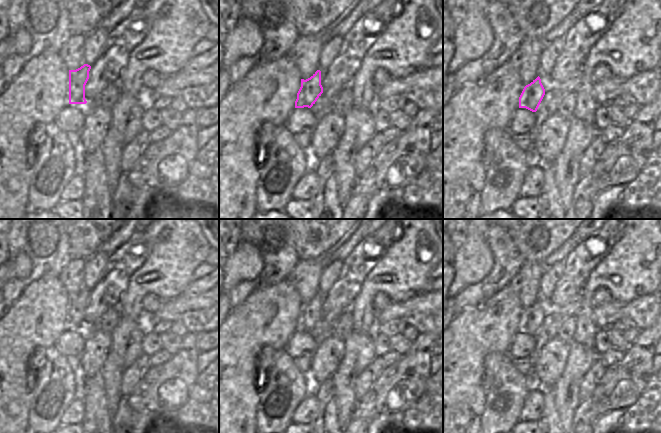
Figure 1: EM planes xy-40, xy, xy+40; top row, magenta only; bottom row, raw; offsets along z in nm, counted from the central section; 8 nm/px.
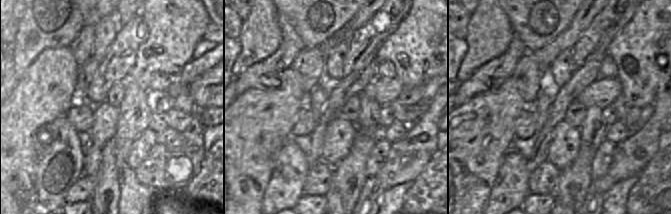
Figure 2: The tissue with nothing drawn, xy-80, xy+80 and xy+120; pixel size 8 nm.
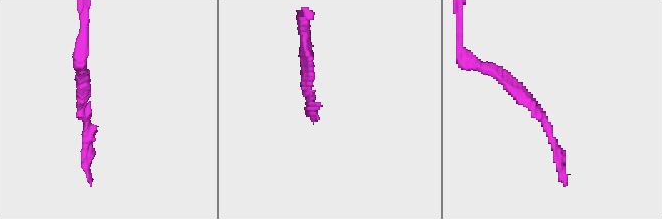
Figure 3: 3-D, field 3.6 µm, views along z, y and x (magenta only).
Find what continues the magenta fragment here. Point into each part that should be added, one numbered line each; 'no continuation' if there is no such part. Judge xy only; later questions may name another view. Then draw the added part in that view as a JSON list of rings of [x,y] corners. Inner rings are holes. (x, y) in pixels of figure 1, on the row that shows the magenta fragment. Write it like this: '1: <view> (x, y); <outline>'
no continuation

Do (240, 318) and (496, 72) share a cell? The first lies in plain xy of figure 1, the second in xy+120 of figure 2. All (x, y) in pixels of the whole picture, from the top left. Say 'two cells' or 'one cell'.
two cells

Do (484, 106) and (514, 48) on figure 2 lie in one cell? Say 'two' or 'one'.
two

